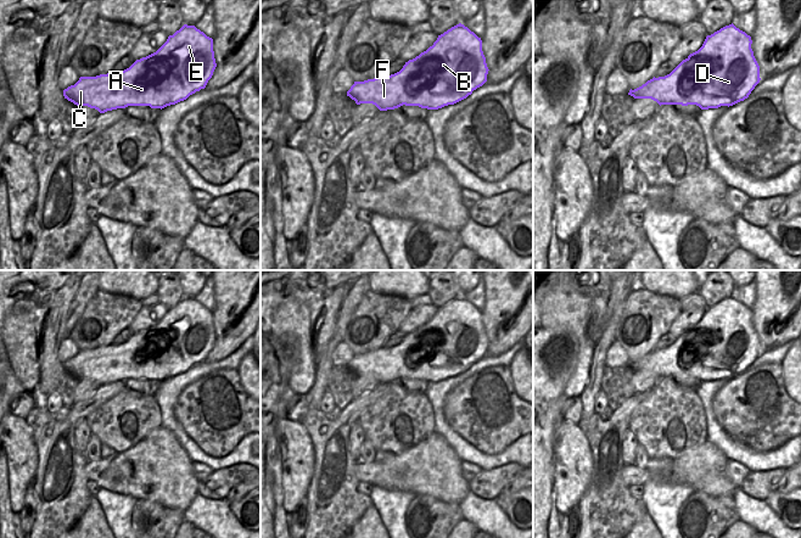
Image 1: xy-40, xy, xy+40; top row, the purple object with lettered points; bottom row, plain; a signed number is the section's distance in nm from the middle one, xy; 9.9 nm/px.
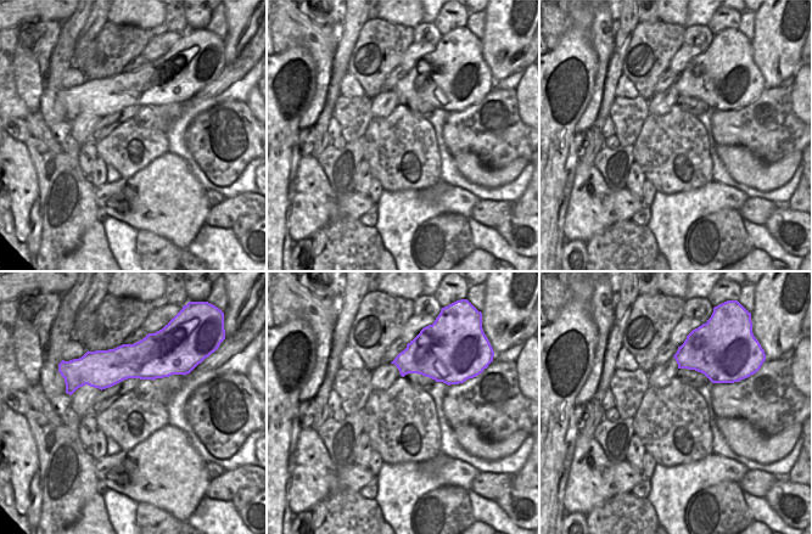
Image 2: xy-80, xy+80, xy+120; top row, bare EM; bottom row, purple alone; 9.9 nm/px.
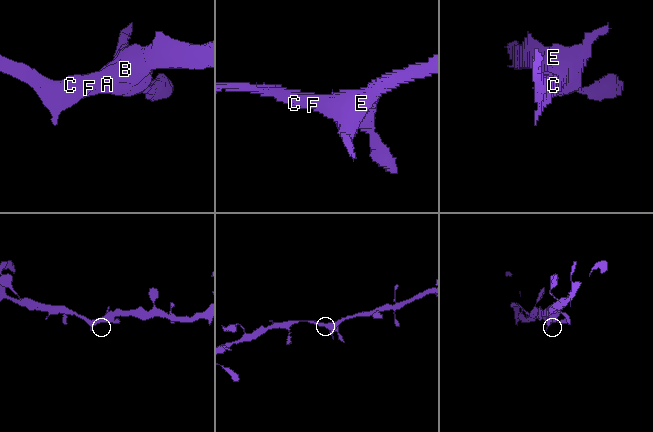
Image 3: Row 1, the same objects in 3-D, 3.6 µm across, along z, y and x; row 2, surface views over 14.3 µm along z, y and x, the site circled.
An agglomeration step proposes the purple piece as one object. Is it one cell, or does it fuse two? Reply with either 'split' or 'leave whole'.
leave whole

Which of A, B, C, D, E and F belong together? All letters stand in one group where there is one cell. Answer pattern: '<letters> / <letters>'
A B C D E F

